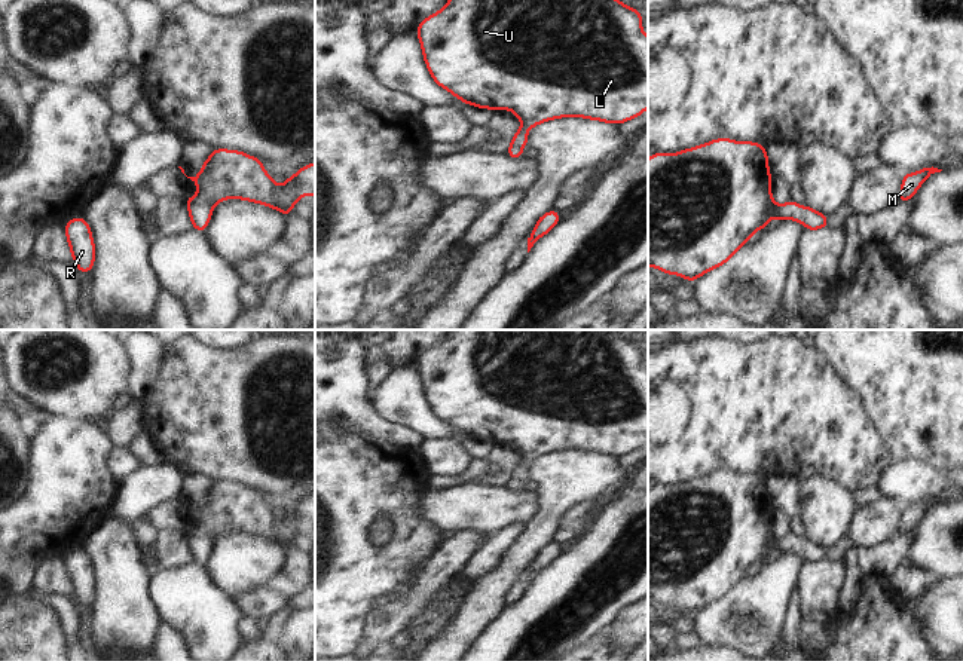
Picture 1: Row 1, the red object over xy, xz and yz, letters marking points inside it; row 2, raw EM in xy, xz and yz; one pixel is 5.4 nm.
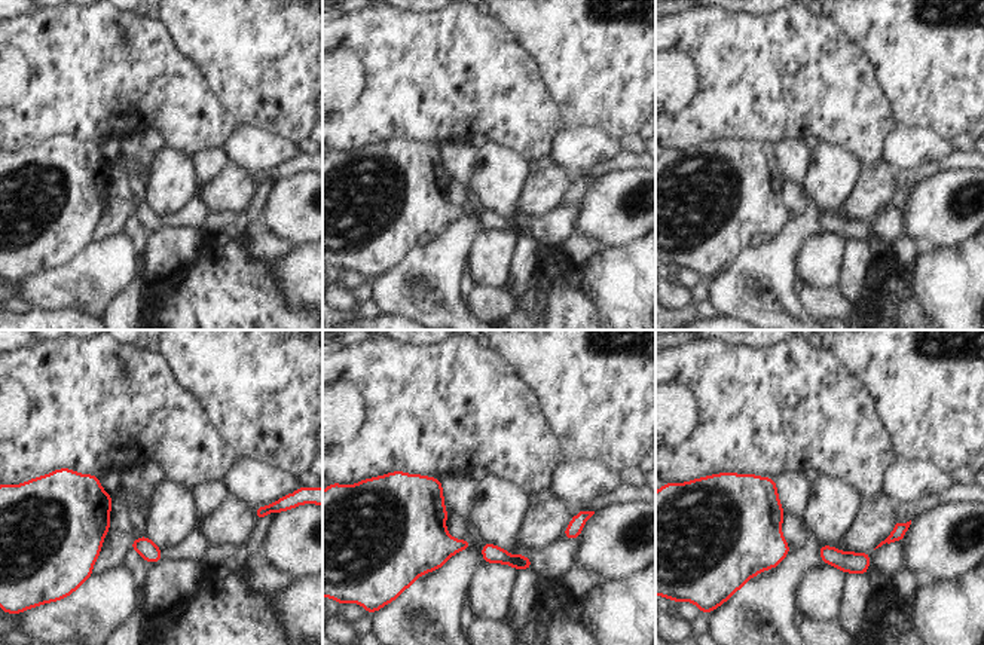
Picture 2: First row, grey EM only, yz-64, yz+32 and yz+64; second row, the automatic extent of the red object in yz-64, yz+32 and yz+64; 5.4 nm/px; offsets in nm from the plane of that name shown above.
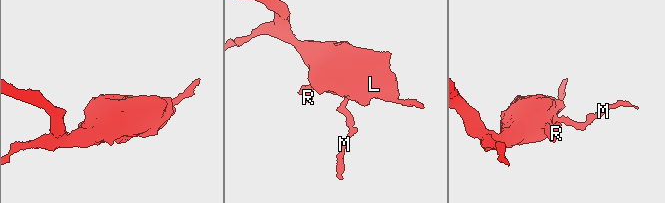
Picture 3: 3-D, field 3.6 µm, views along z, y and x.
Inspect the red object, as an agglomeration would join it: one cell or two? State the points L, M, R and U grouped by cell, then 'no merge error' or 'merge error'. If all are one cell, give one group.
L M R U; no merge error

